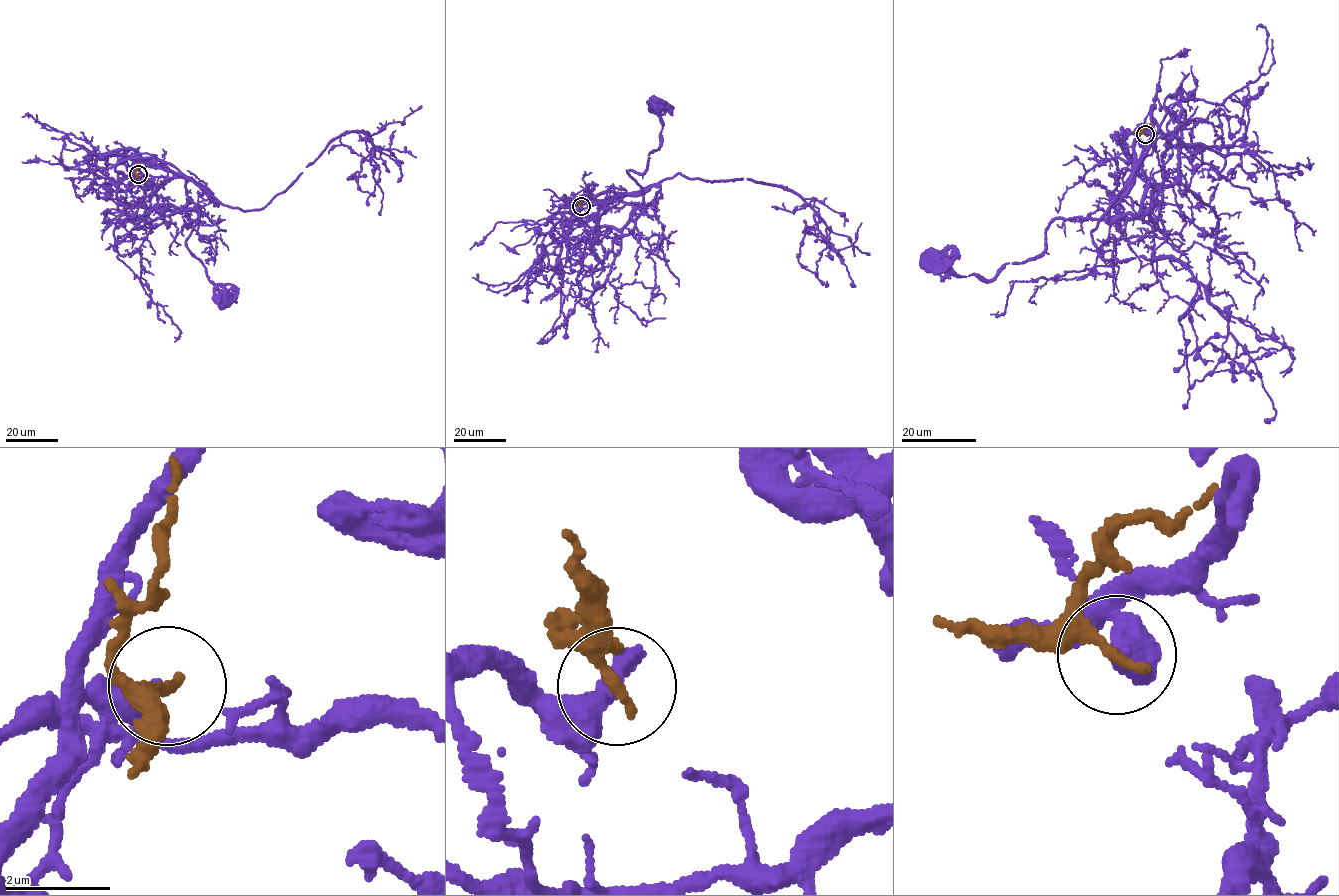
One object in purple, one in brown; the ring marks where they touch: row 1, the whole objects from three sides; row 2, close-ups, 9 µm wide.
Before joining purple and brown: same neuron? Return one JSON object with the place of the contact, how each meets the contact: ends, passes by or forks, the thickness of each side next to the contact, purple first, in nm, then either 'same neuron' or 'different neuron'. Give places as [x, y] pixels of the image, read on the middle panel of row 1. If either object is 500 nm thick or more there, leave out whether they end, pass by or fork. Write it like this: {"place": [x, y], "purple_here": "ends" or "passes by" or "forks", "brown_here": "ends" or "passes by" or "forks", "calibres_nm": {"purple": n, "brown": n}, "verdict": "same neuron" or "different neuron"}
{"place": [581, 206], "purple_here": "ends", "brown_here": "ends", "calibres_nm": {"purple": 360, "brown": 280}, "verdict": "different neuron"}

